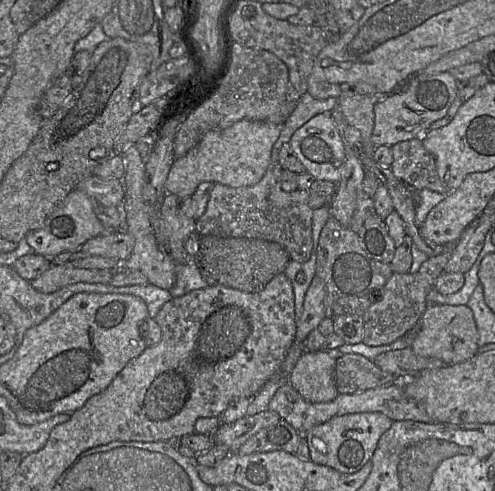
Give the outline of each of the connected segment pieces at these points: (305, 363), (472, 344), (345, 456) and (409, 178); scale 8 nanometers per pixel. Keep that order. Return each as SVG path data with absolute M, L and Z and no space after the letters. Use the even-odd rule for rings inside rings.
M325 350L304 351L289 373L289 384L306 400L328 402L336 398L336 357Z
M468 304L427 306L422 317L422 329L411 339L411 348L419 356L438 358L446 365L459 364L476 356L479 353L478 331Z
M380 412L334 416L303 435L309 448L310 460L342 473L357 472L370 461L381 435L391 427L392 423L393 420Z
M424 137L413 138L392 146L393 174L412 190L428 189L443 194L434 157L424 146Z

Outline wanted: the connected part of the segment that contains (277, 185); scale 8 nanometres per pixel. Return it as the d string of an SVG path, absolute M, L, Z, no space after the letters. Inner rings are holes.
M269 166L263 178L253 186L212 184L207 208L196 220L195 233L200 237L214 235L276 242L286 249L290 260L303 263L310 258L313 248L312 219L309 191L299 188L292 192L283 191L280 176Z

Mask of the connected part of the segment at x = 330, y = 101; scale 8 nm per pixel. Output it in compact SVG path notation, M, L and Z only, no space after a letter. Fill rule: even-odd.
M304 94L299 99L295 110L283 125L278 140L273 145L271 160L278 163L278 152L285 143L288 143L296 130L302 127L312 117L324 112L331 112L338 106L338 98L329 97L316 99L310 94Z

